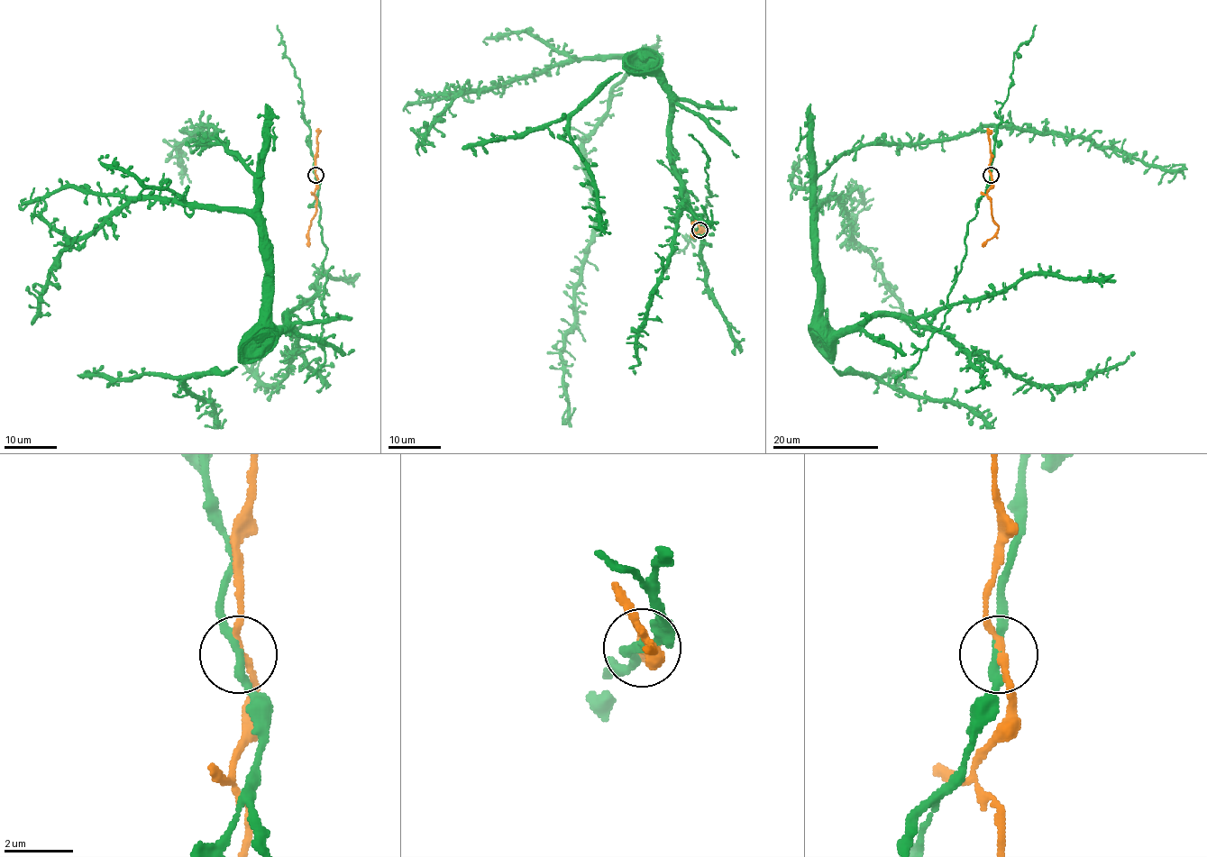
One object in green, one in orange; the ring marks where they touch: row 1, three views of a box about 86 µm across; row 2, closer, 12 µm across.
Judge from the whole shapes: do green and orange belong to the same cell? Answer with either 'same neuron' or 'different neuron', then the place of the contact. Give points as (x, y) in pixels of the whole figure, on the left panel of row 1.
different neuron | (315, 175)

